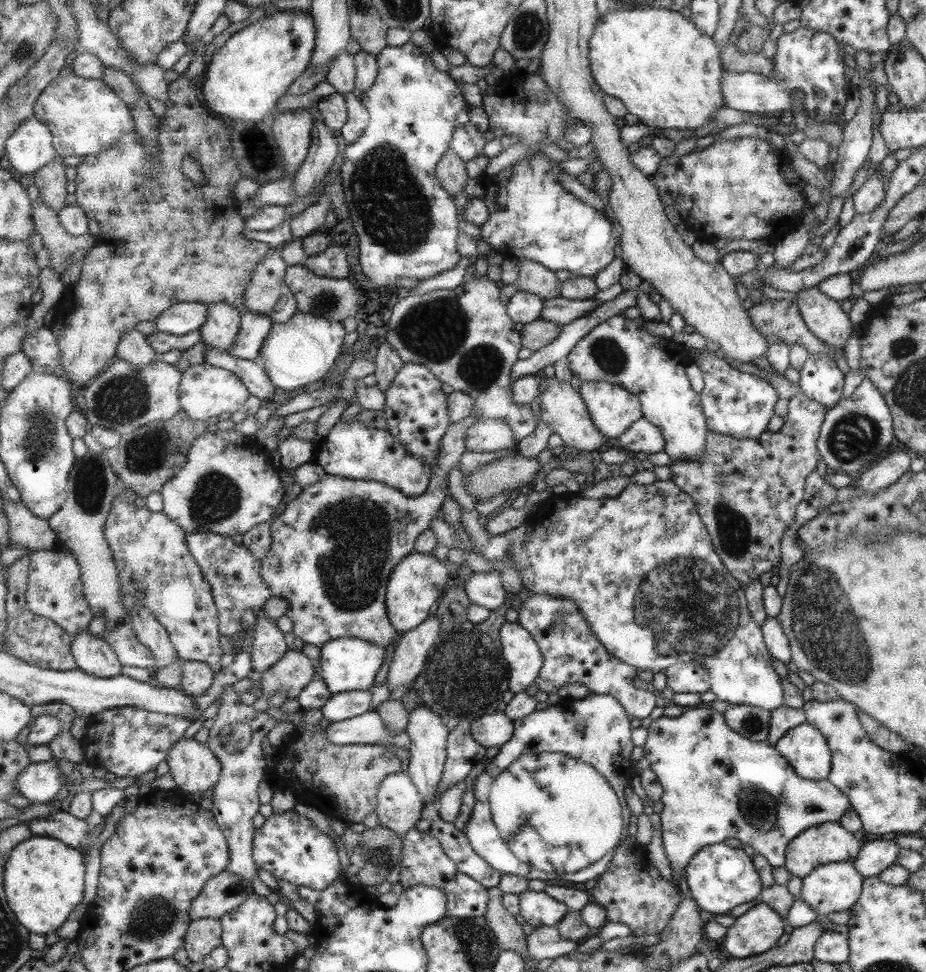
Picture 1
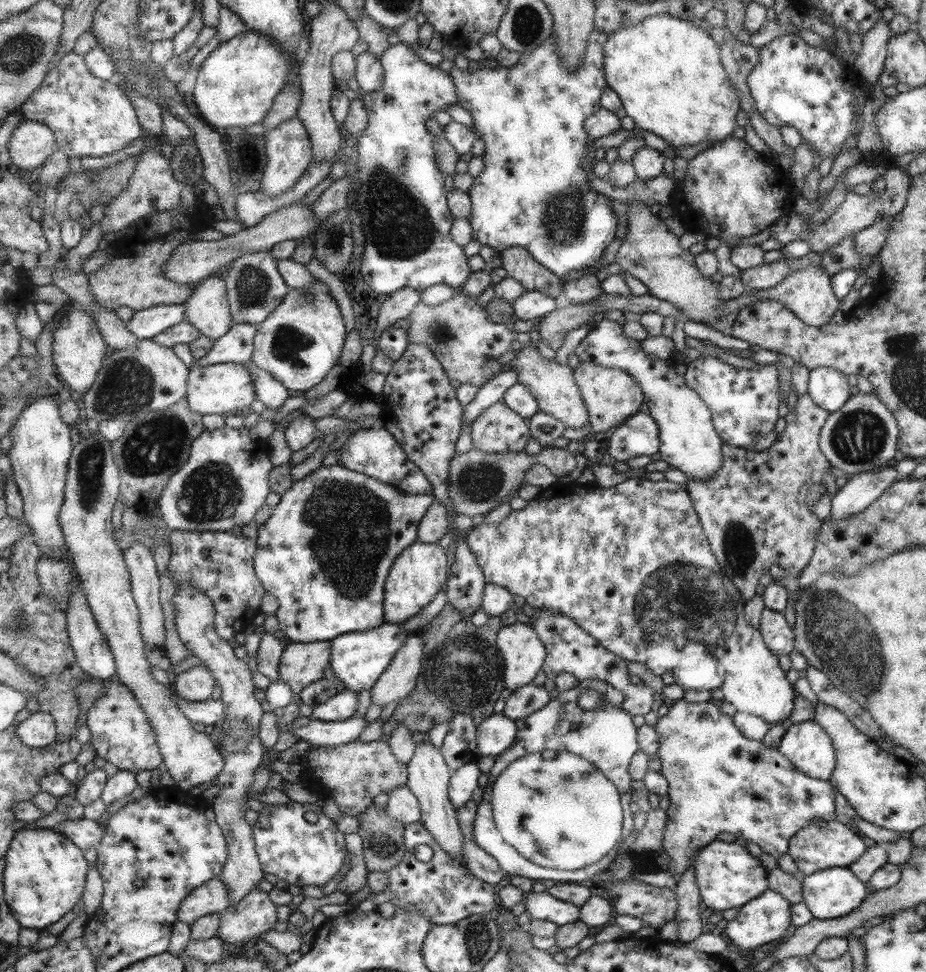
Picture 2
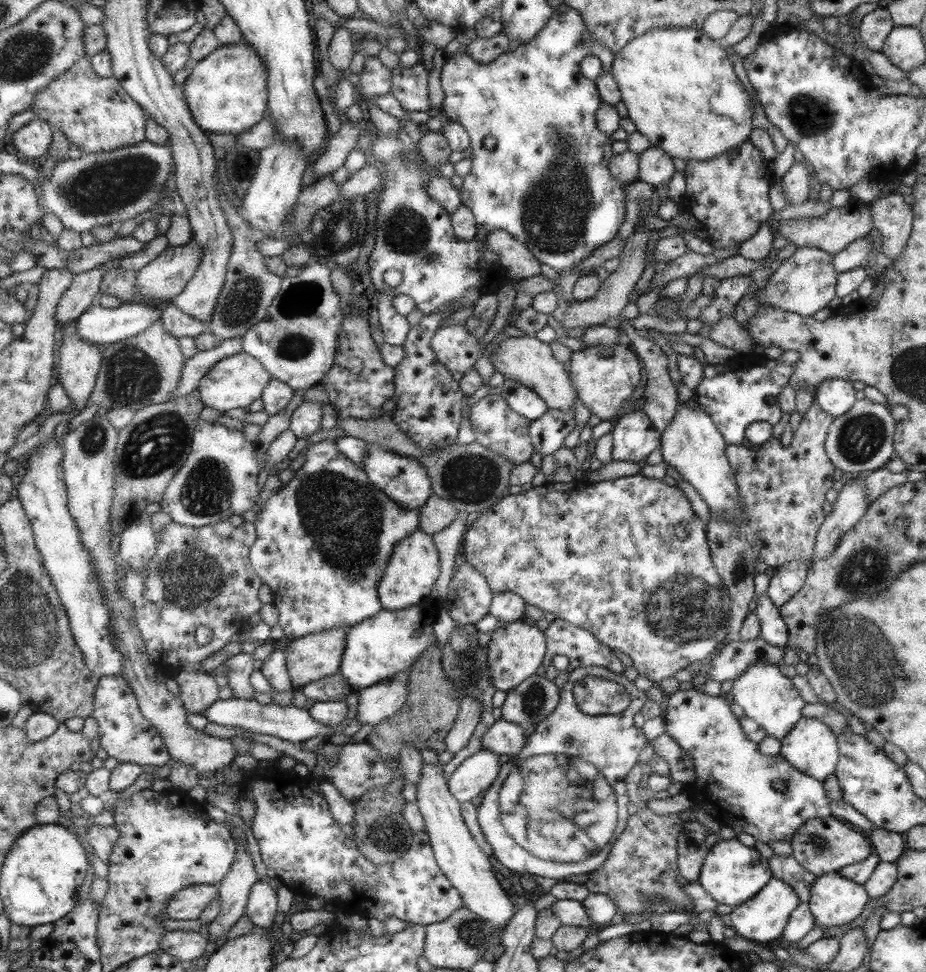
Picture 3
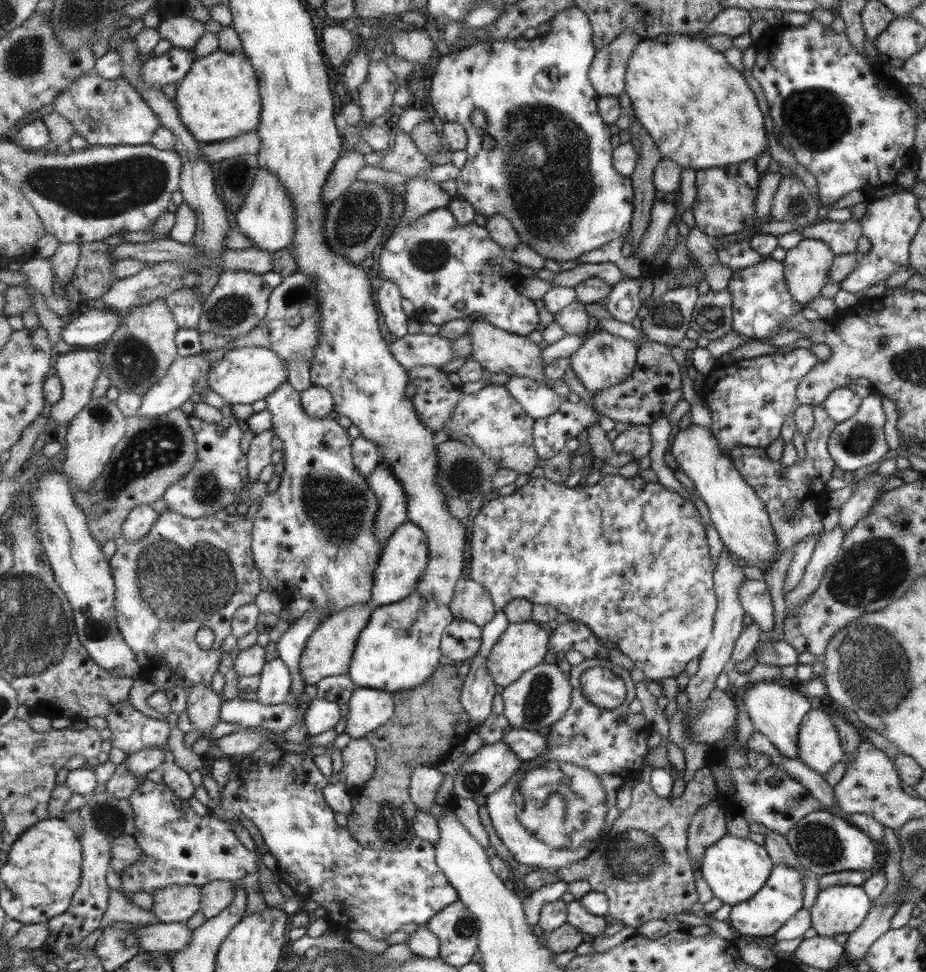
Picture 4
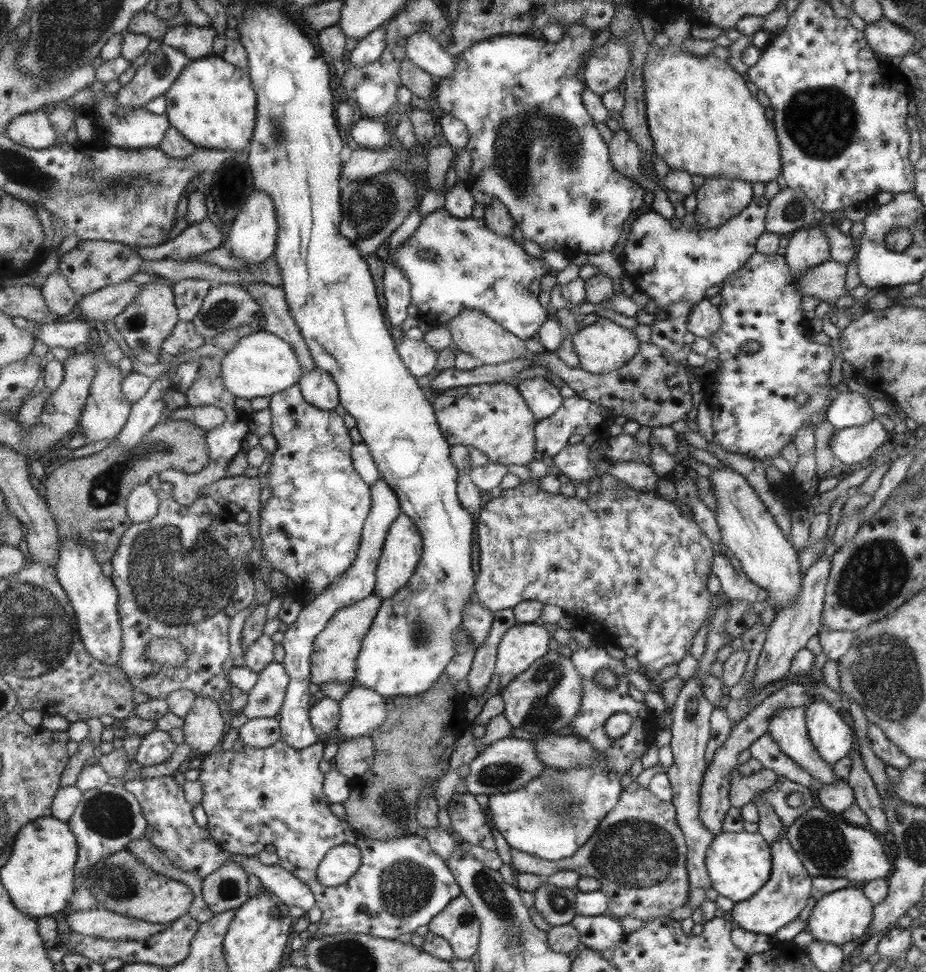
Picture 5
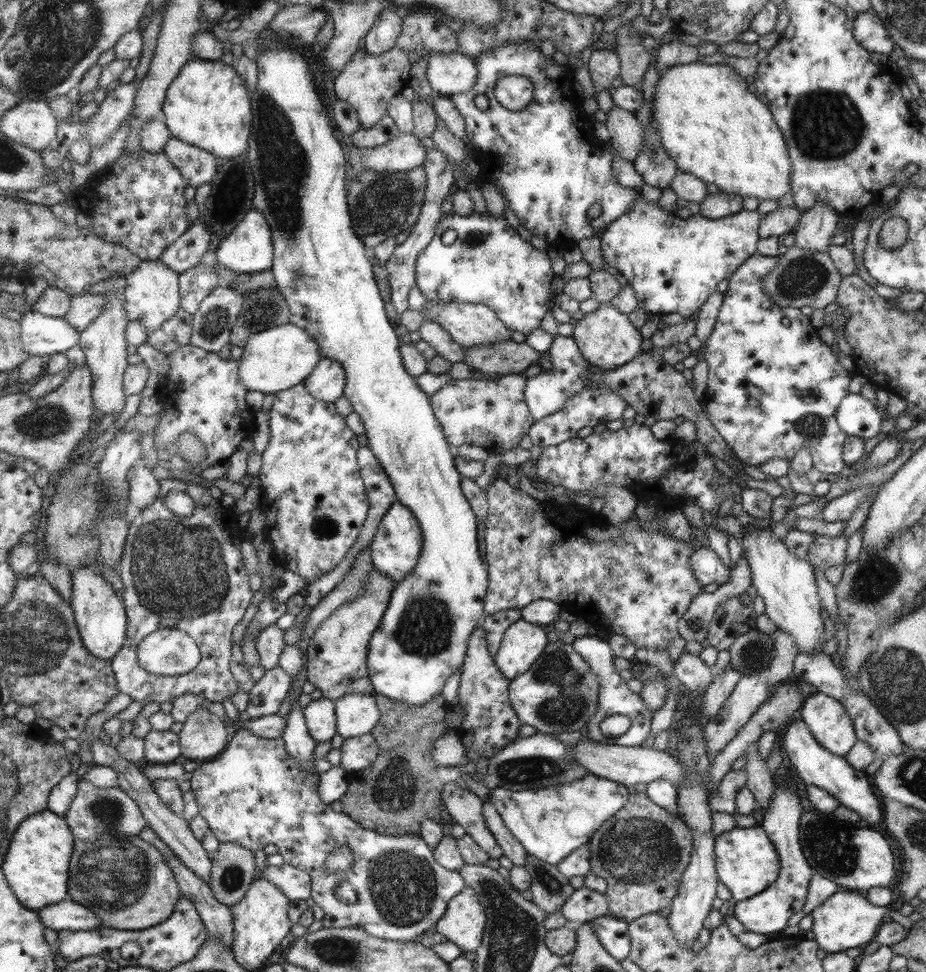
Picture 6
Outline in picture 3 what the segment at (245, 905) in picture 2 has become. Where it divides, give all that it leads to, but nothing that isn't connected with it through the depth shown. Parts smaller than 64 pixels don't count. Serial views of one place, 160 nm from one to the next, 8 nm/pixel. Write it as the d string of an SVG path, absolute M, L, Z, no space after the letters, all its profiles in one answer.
M264 881L255 884L247 906L247 919L256 927L276 927L277 890Z

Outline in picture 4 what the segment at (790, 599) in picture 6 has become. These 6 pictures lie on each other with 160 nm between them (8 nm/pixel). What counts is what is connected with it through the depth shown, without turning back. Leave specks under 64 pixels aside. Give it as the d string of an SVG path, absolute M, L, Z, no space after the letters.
M690 424L679 430L669 448L671 456L681 471L695 487L696 494L706 504L709 519L719 535L724 547L746 562L769 562L769 566L777 560L775 532L771 529L770 517L766 507L754 493L754 489L742 479L742 475L735 469L733 462L722 450L718 441L713 438L709 428Z

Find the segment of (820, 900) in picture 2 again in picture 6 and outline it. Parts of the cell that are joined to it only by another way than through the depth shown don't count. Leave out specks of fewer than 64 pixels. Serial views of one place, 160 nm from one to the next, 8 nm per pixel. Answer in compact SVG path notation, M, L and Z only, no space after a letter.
M840 890L831 894L823 904L817 906L810 915L812 918L813 941L819 944L824 953L839 953L843 950L867 944L873 936L881 918L885 914L885 907L871 906L863 896L857 892Z

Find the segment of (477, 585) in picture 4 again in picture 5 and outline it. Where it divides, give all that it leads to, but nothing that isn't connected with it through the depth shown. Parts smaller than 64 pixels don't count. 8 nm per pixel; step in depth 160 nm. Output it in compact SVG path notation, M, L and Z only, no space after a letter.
M473 598L464 606L463 618L464 627L470 632L474 642L473 647L480 647L480 644L483 644L490 635L495 613L480 600Z

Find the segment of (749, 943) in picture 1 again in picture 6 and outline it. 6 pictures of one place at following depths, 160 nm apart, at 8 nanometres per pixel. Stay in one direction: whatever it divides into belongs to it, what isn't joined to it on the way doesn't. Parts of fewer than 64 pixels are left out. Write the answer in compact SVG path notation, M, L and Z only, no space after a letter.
M785 766L773 776L774 795L769 808L763 812L762 820L759 822L774 845L775 852L778 853L779 868L778 879L766 888L759 895L750 899L737 901L735 904L734 918L739 921L745 930L755 934L766 935L782 931L789 920L797 912L802 911L803 904L806 903L807 892L809 892L811 876L813 870L810 868L806 856L803 856L801 840L799 838L799 819L801 814L801 802L799 796L790 788L789 768Z

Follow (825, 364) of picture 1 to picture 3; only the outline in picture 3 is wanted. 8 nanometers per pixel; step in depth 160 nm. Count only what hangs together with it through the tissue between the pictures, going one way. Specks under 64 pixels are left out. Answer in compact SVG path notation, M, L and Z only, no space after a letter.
M843 379L822 380L815 392L815 403L822 412L829 413L834 418L846 415L855 402L851 384L851 381L845 382Z

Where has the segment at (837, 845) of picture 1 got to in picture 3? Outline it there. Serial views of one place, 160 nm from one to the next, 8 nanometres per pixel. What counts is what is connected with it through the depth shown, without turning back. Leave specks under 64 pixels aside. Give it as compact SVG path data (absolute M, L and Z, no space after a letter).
M833 816L825 819L806 820L805 823L799 825L793 838L788 843L792 848L790 856L797 861L799 866L816 878L840 871L851 864L857 864L866 859L867 854L871 852L867 840L859 832L855 832L855 830L847 828L845 824L837 822L837 818Z

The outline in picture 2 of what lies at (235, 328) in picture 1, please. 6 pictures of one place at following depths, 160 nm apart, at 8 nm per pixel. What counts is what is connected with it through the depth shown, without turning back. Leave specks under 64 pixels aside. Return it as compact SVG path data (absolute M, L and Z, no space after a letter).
M218 271L198 283L192 297L185 302L186 320L211 340L219 340L234 326L227 283Z

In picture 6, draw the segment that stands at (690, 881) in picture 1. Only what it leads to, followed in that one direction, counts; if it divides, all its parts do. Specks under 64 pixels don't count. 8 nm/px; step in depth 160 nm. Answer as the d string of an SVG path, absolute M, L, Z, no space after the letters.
M756 824L748 828L734 826L714 838L714 868L718 883L729 890L735 901L743 901L759 895L778 879L778 853L766 831Z

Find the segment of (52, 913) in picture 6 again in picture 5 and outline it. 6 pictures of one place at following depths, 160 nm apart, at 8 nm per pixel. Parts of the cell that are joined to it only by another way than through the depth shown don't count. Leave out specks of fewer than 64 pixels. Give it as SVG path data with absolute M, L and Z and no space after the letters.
M105 908L89 911L73 911L67 922L74 933L113 940L145 941L153 937L172 924L157 924L143 922L111 912Z

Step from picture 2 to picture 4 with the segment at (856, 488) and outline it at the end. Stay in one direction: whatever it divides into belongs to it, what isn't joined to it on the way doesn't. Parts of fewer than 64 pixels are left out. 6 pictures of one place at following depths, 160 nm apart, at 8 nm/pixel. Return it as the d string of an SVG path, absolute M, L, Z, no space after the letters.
M838 526L834 527L831 532L820 533L815 546L813 547L810 559L804 568L804 575L797 588L784 595L784 604L787 609L797 607L806 599L812 590L815 590L823 576L825 569L839 552L843 541L843 530Z

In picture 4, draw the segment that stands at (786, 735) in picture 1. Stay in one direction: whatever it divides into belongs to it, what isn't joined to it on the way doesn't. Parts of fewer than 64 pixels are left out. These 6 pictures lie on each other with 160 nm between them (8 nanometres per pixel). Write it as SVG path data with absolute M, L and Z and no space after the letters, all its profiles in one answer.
M823 708L810 709L798 728L798 755L809 770L826 774L844 758L837 728Z

